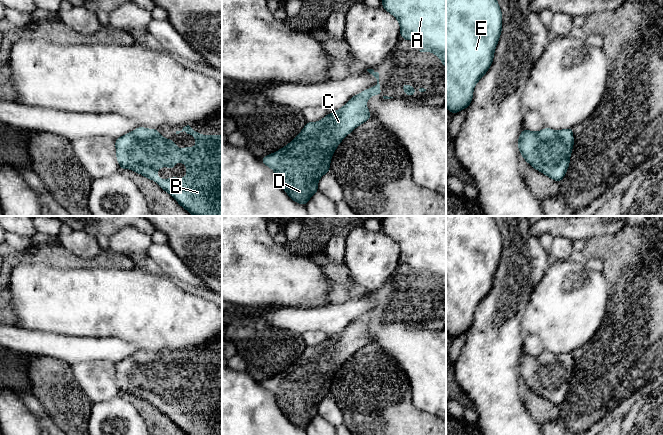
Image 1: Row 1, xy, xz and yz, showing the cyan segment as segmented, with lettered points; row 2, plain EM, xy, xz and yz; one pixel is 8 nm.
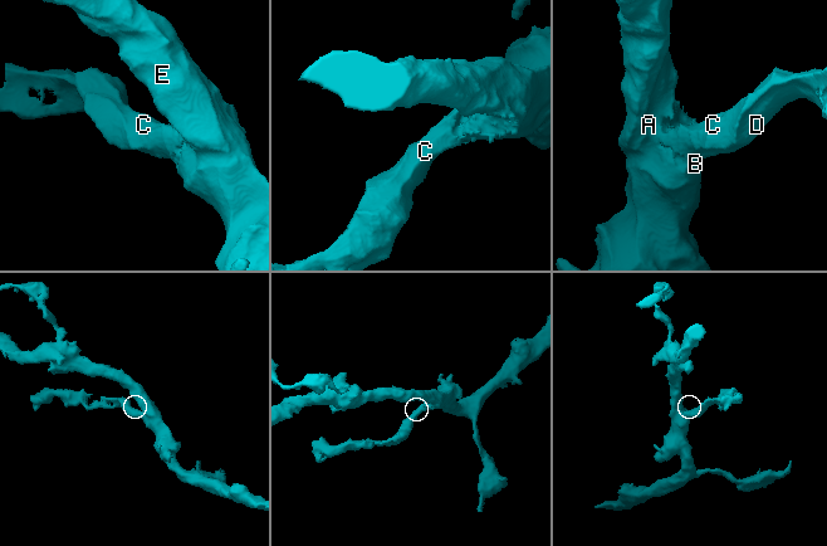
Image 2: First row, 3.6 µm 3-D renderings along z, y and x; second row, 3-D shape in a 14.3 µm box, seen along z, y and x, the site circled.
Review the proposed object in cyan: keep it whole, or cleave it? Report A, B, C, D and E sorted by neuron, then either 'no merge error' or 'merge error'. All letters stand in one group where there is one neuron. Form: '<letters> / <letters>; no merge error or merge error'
A B C D E; no merge error

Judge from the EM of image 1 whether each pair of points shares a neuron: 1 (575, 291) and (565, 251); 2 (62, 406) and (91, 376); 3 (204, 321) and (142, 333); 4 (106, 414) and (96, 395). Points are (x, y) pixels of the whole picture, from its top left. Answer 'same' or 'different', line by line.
1: different
2: different
3: same
4: different

